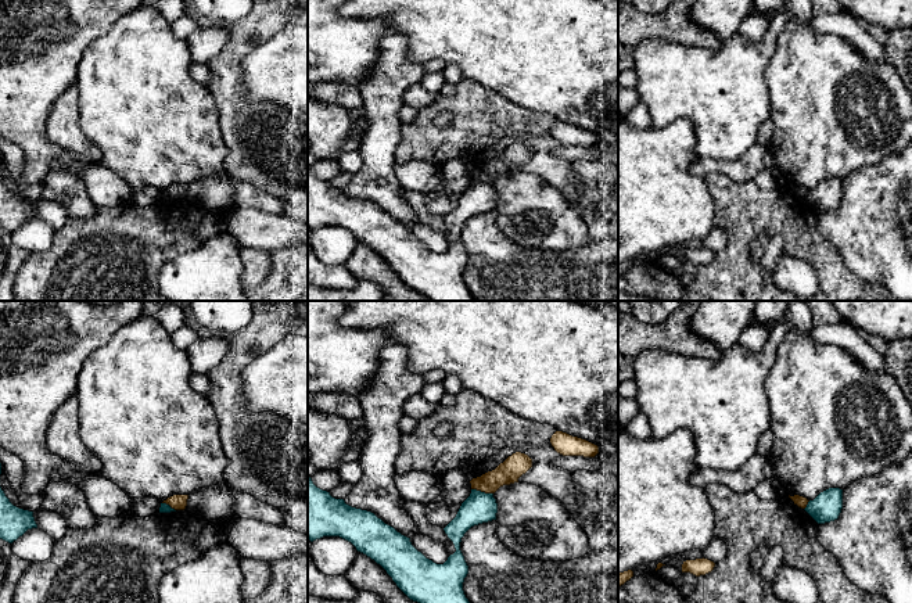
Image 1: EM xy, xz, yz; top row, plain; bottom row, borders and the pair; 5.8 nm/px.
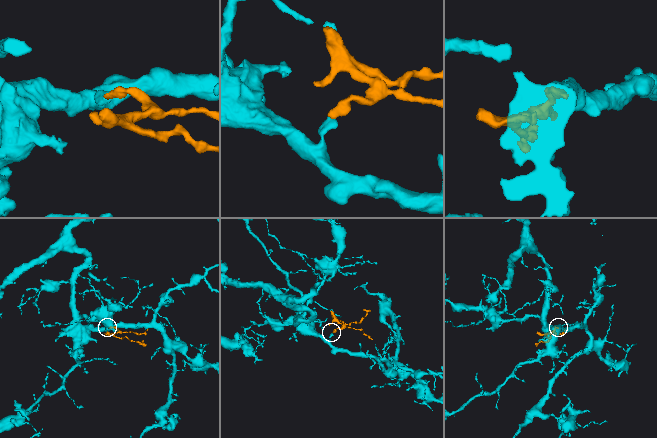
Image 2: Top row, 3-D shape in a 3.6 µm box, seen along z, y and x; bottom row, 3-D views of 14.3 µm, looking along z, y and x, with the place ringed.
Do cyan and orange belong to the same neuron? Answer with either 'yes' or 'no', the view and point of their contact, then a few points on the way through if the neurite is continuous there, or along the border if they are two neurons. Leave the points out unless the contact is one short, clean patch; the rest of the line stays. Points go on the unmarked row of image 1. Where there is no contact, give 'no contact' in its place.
no; contact xz (483, 182); border xz (471, 178), (492, 183)

